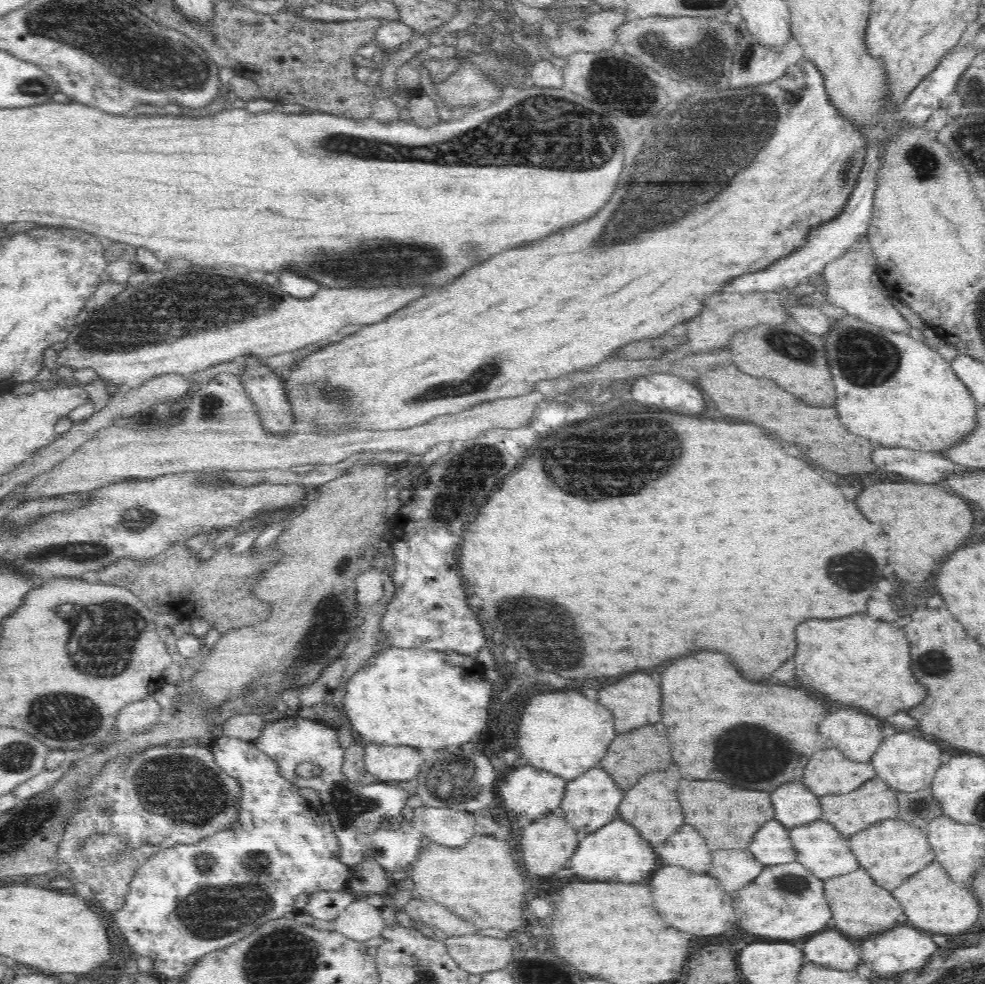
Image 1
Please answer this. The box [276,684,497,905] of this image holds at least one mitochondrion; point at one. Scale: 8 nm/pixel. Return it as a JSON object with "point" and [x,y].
{"point":[446,780]}

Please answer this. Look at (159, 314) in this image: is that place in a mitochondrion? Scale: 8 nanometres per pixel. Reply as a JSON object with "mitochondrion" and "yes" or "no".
{"mitochondrion":"yes"}

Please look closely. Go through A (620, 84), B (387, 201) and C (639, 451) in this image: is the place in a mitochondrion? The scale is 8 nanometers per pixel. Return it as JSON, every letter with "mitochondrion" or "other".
{"A":"mitochondrion","B":"other","C":"mitochondrion"}

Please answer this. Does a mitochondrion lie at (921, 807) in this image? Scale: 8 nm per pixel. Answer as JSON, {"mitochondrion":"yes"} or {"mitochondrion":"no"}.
{"mitochondrion":"yes"}

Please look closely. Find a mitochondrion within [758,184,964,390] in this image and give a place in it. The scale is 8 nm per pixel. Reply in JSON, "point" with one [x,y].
{"point":[787,343]}

